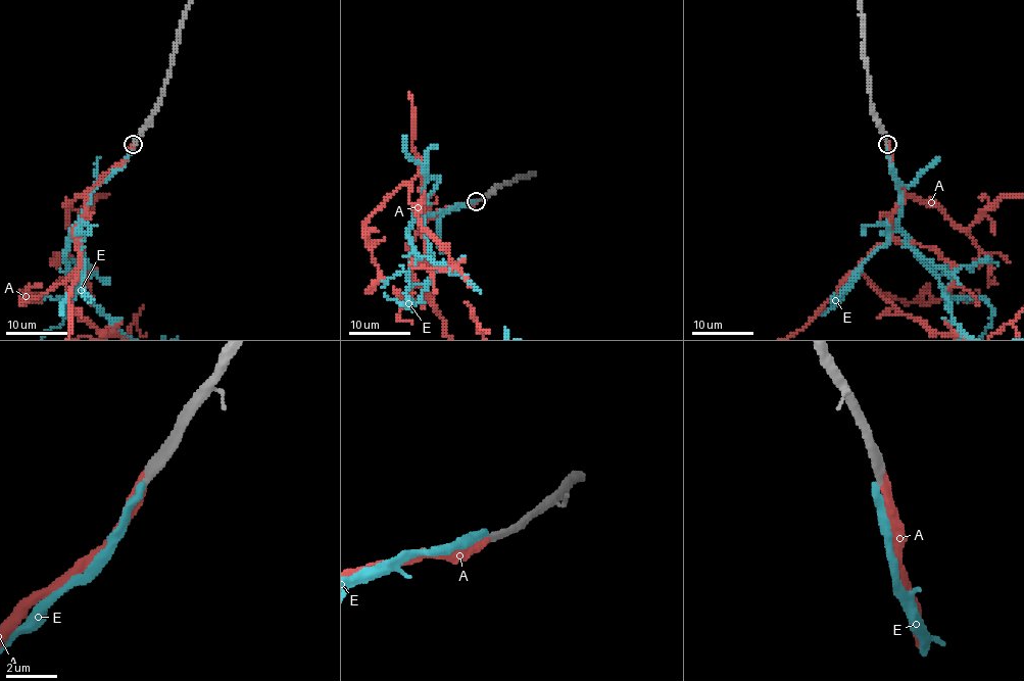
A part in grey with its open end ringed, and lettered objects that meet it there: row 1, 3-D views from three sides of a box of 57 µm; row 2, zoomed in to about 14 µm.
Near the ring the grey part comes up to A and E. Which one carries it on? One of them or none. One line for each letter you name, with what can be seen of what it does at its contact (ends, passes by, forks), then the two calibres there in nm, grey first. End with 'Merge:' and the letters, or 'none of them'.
A: it ends; calibres 340 and 360 nm
Merge: A

